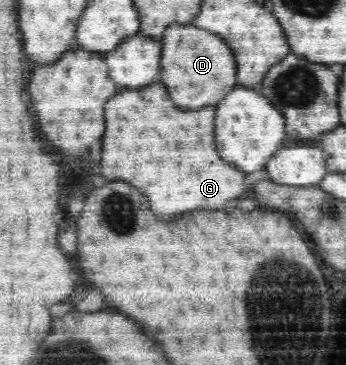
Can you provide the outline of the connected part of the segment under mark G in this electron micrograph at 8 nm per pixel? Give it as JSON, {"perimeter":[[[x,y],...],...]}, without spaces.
{"perimeter":[[[151,84],[147,88],[137,88],[137,90],[125,90],[113,98],[109,98],[107,106],[105,106],[105,120],[107,120],[107,130],[103,134],[103,154],[101,154],[101,170],[103,170],[103,176],[107,180],[125,180],[129,184],[133,184],[135,188],[139,188],[147,198],[149,198],[149,204],[151,204],[151,210],[159,216],[163,216],[161,220],[171,220],[175,214],[181,214],[181,212],[189,212],[189,210],[223,210],[223,206],[241,196],[247,186],[245,186],[245,174],[239,172],[237,168],[233,168],[231,164],[223,162],[221,156],[217,154],[217,146],[215,146],[215,138],[213,138],[213,122],[215,122],[215,106],[205,106],[201,110],[179,110],[175,108],[175,104],[171,102],[171,98],[167,96],[167,90],[163,88],[163,84]]]}

